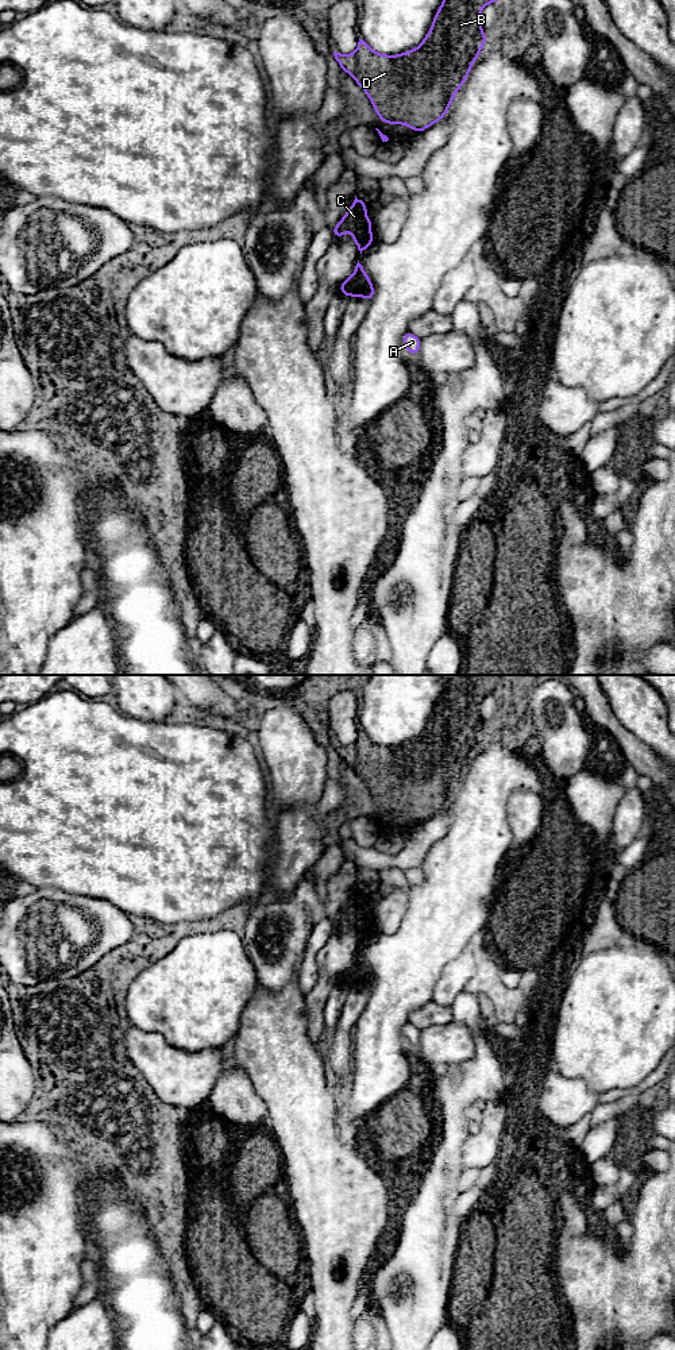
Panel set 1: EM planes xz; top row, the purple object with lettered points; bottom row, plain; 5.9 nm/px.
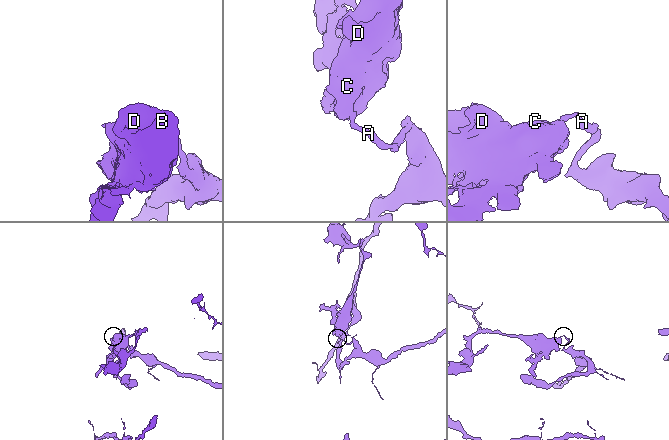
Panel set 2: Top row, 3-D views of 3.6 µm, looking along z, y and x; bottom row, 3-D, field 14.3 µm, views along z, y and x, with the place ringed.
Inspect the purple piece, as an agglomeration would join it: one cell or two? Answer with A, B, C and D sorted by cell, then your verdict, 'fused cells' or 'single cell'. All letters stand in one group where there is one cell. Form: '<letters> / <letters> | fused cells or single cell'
A / B C D | fused cells

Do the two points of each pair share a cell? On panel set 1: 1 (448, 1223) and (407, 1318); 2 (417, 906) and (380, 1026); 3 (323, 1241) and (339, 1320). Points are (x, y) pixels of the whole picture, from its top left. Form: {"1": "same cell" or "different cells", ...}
{"1": "same cell", "2": "same cell", "3": "same cell"}

